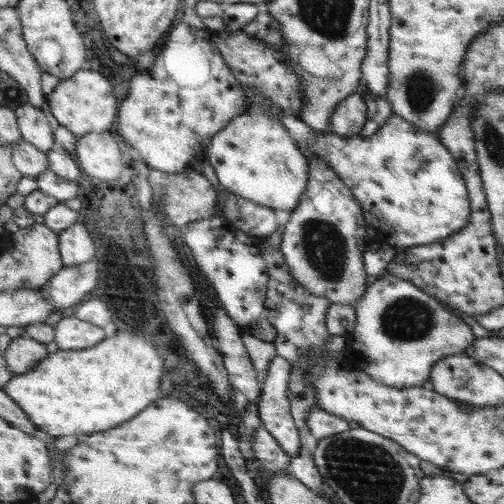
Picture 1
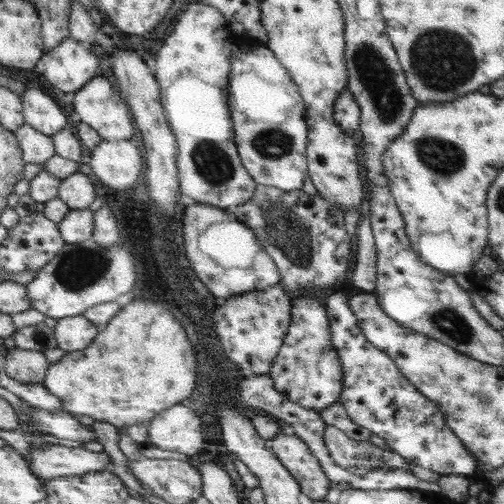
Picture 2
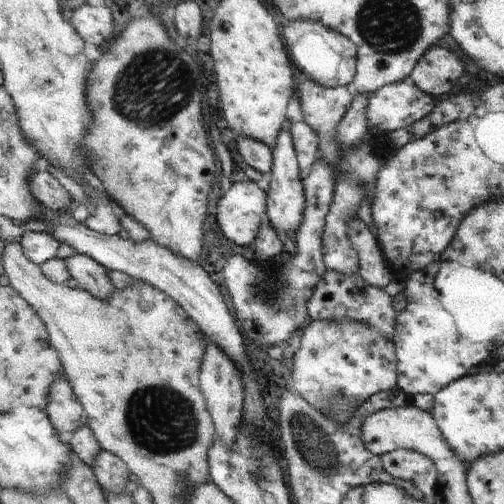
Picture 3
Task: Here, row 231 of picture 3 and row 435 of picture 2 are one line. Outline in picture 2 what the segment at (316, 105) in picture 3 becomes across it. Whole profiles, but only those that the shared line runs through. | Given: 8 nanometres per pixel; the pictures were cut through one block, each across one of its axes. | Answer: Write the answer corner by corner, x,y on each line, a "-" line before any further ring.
335,426
325,428
323,442
333,462
359,478
375,470
411,470
399,454
383,450
369,440
351,440

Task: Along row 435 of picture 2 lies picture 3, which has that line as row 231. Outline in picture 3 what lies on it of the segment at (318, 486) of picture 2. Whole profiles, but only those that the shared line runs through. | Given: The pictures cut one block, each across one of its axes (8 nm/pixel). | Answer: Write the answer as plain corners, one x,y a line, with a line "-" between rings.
285,116
281,122
281,128
275,136
275,144
271,148
271,166
267,176
267,190
265,190
265,216
267,222
275,228
279,238
285,238
285,230
295,230
295,226
301,222
301,210
303,210
303,196
301,196
301,178
299,178
299,166
297,166
297,154
291,142
291,118

